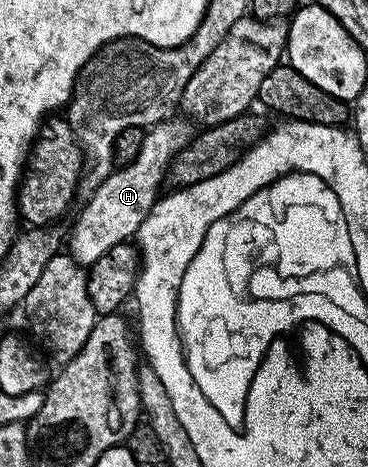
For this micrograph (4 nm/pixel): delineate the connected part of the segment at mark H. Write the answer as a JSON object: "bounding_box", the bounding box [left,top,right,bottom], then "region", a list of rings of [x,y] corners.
{"bounding_box":[68,116,192,268],"region":[[[178,116],[157,122],[146,130],[144,145],[140,147],[136,160],[132,160],[132,164],[114,169],[108,180],[104,180],[104,184],[96,188],[94,195],[85,199],[83,206],[86,207],[79,212],[78,219],[74,222],[74,231],[68,234],[68,252],[81,266],[88,268],[93,262],[100,260],[100,256],[104,256],[108,248],[112,248],[117,242],[131,241],[141,231],[144,216],[152,212],[155,202],[163,193],[170,161],[189,144],[191,137],[192,130]]]}

